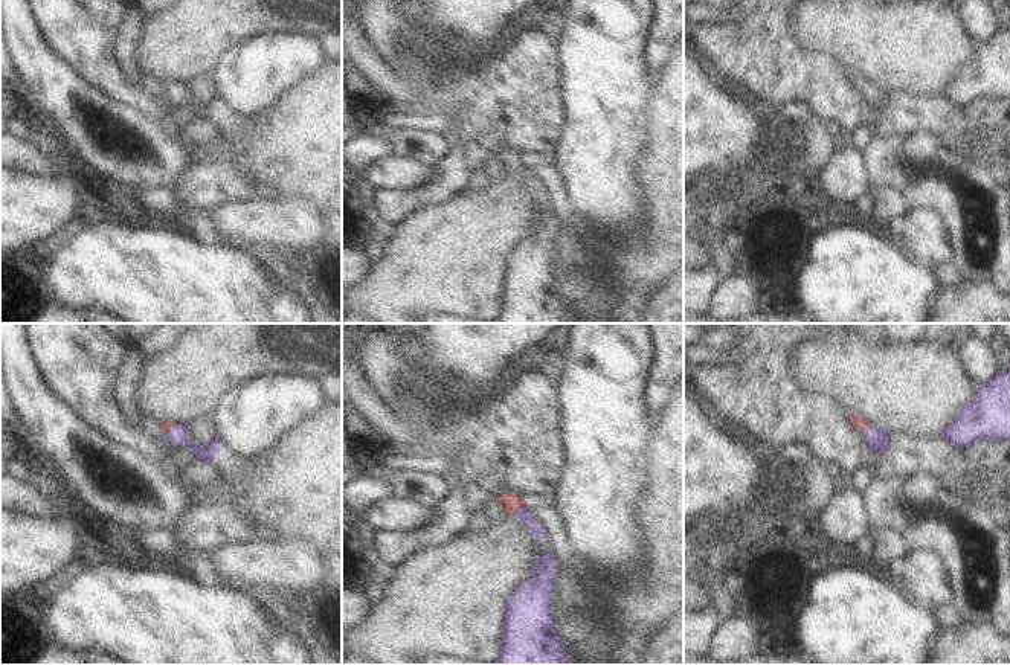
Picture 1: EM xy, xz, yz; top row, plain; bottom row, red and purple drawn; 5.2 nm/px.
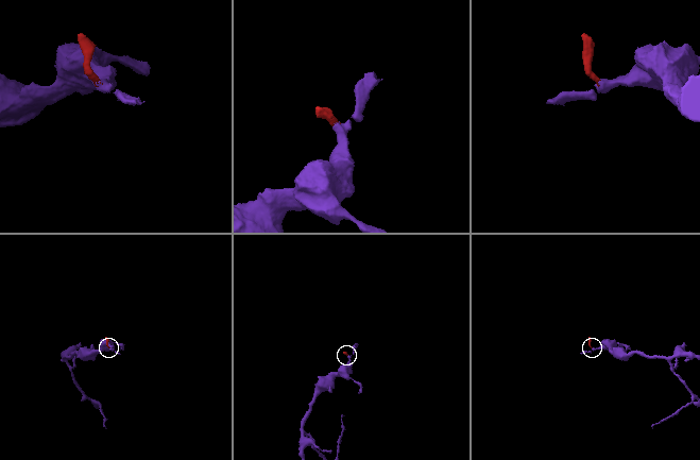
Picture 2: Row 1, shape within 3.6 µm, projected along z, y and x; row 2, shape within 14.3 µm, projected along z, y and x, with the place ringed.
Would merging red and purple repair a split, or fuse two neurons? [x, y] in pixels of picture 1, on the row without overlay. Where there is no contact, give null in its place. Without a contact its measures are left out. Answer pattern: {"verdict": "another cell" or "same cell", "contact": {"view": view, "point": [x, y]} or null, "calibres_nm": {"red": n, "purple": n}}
{"verdict": "same cell", "contact": {"view": "xz", "point": [519, 167]}, "calibres_nm": {"red": 100, "purple": 80}}

